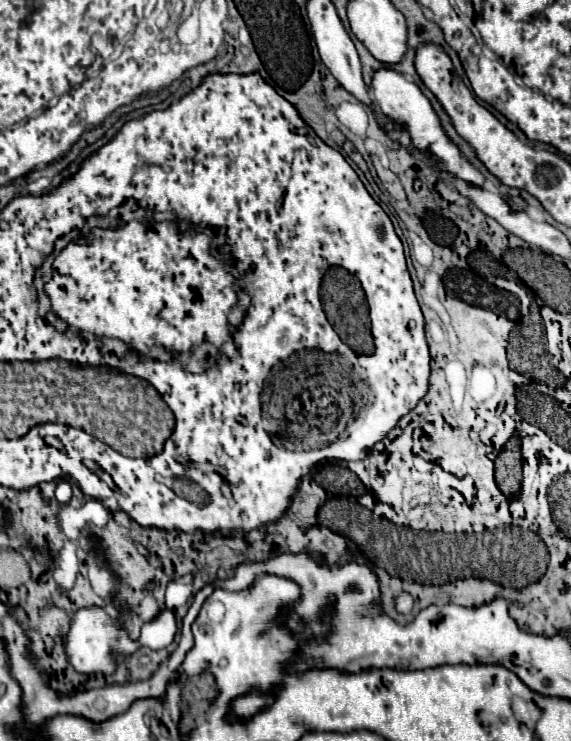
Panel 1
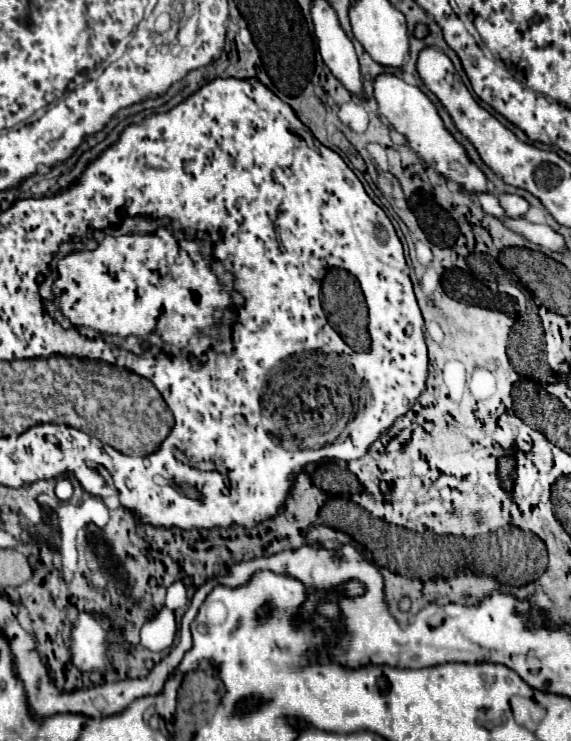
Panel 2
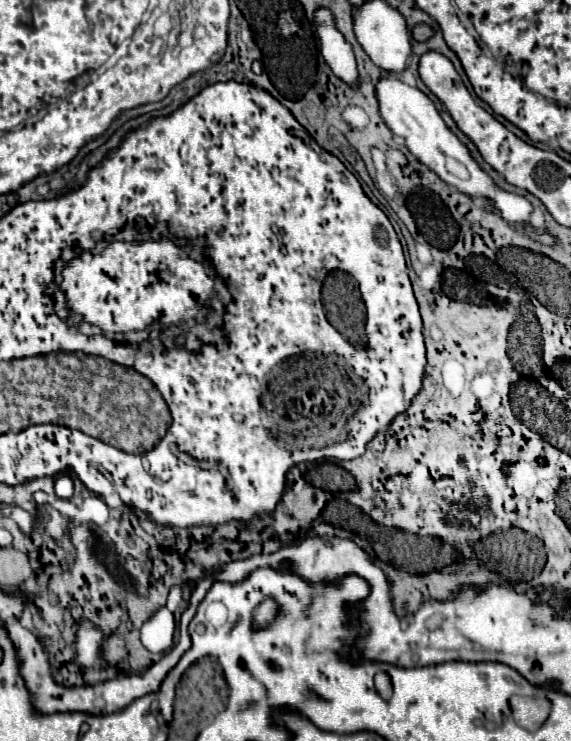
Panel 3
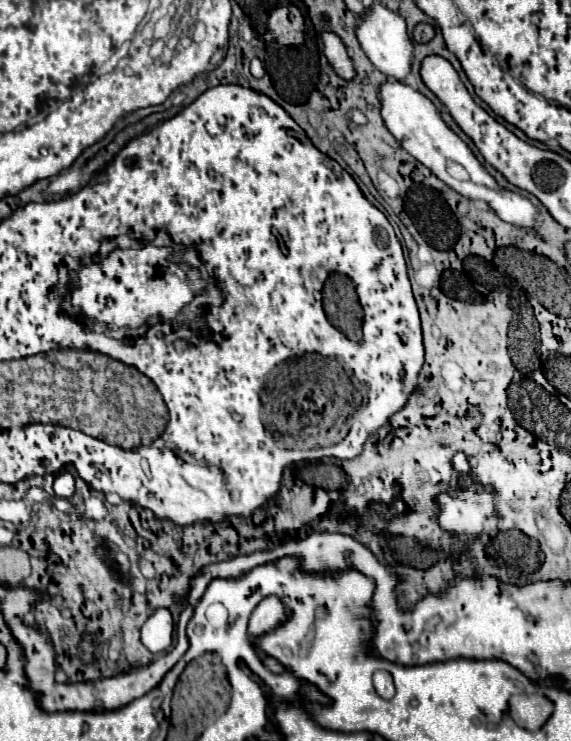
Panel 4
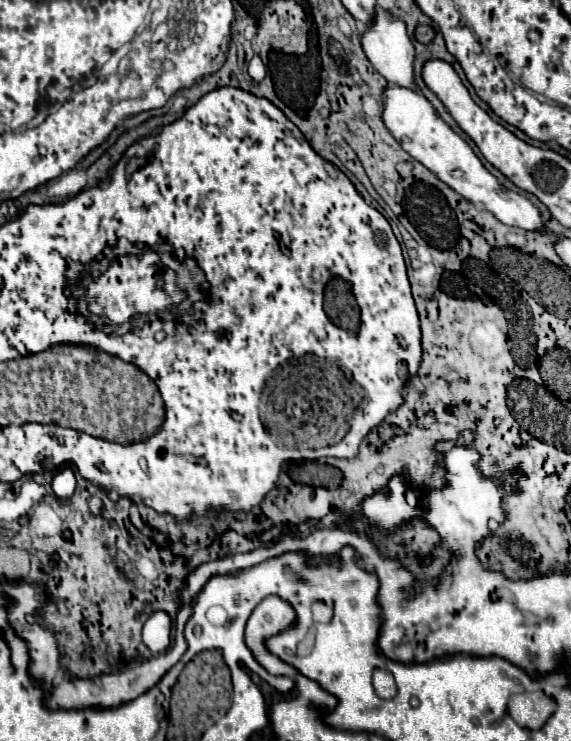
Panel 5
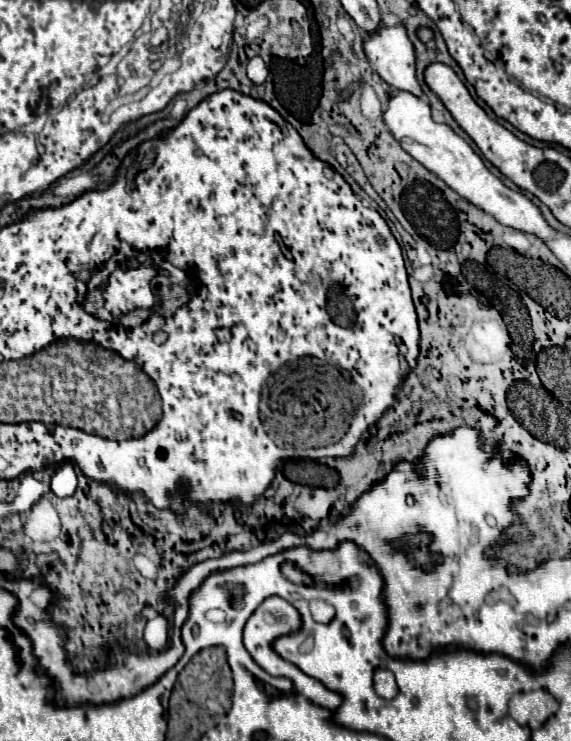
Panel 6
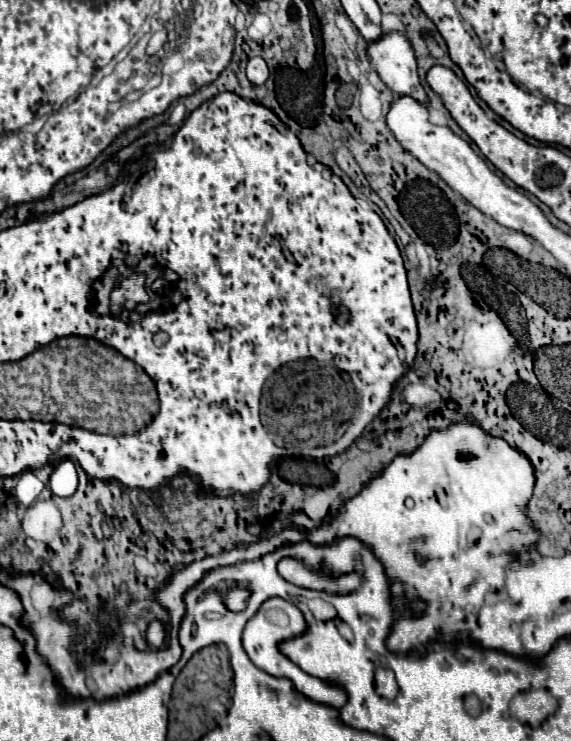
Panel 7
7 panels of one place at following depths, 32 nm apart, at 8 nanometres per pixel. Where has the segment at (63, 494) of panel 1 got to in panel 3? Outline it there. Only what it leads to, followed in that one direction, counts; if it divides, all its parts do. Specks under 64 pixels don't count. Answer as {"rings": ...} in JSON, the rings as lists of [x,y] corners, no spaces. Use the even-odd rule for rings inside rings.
{"rings":[[[58,476],[56,478],[56,496],[68,500],[72,496],[72,492],[74,492],[74,486],[72,486],[70,476]]]}

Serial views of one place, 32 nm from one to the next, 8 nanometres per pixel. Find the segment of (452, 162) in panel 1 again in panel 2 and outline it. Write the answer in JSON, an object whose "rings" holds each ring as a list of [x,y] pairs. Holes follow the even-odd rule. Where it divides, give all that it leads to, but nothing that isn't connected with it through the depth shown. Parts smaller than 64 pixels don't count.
{"rings":[[[382,72],[374,80],[374,100],[378,102],[378,112],[388,124],[406,136],[408,146],[420,154],[438,174],[442,174],[446,180],[454,180],[468,192],[486,192],[486,176],[482,170],[472,164],[464,152],[464,148],[452,138],[452,134],[444,128],[434,104],[428,100],[428,96],[412,84],[406,84],[398,74]]]}

